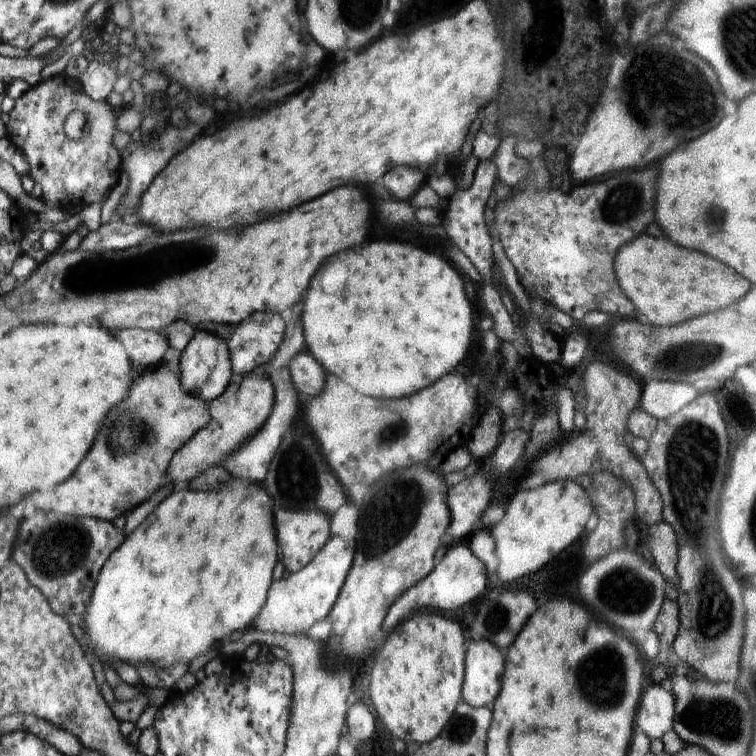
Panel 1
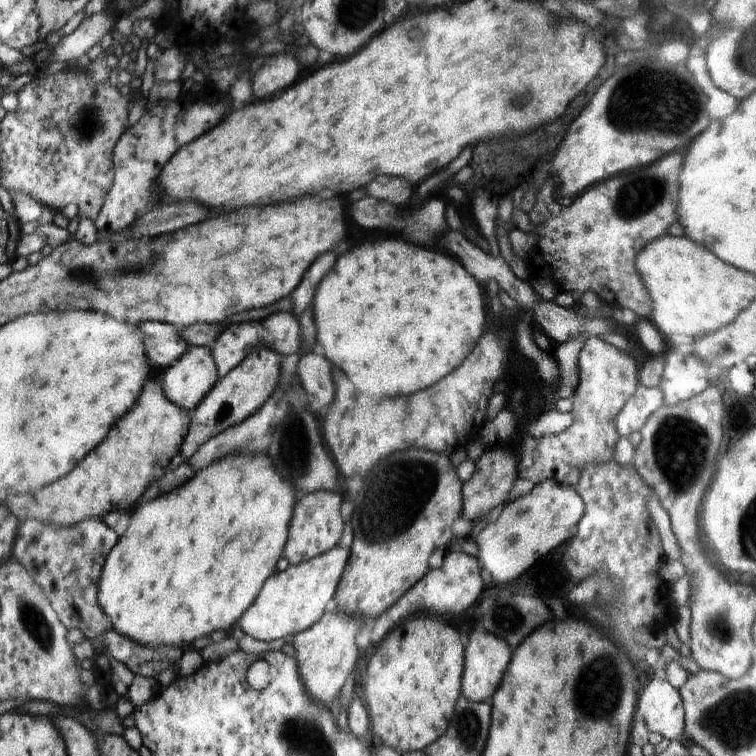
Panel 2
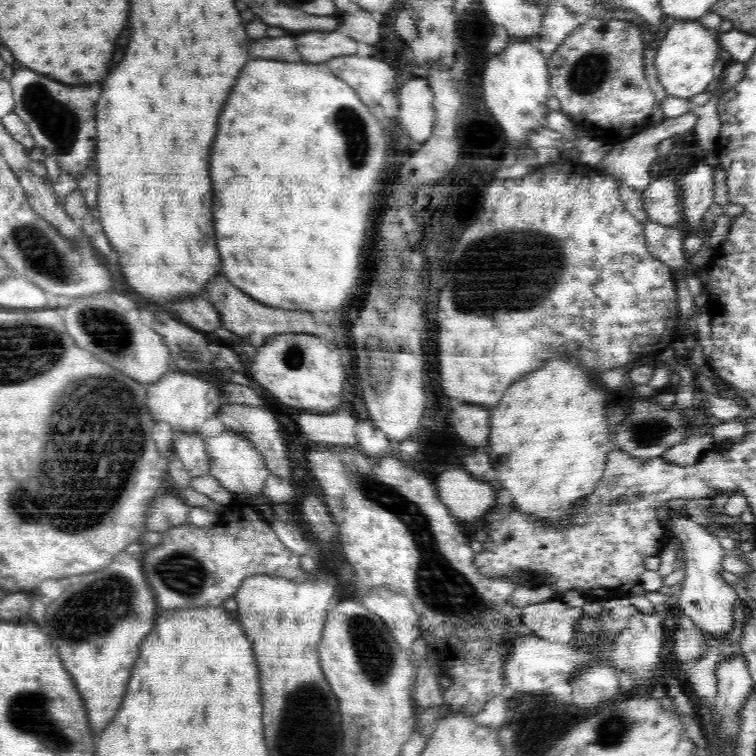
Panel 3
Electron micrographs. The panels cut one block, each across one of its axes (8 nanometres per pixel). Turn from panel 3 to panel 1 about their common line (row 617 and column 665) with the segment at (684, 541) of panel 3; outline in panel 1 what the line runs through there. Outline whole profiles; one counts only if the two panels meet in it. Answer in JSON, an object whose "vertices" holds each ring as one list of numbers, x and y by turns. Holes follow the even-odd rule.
{"vertices":[[660,683,644,688,635,716,635,725,649,739,661,739,673,728,674,696,664,690]]}

